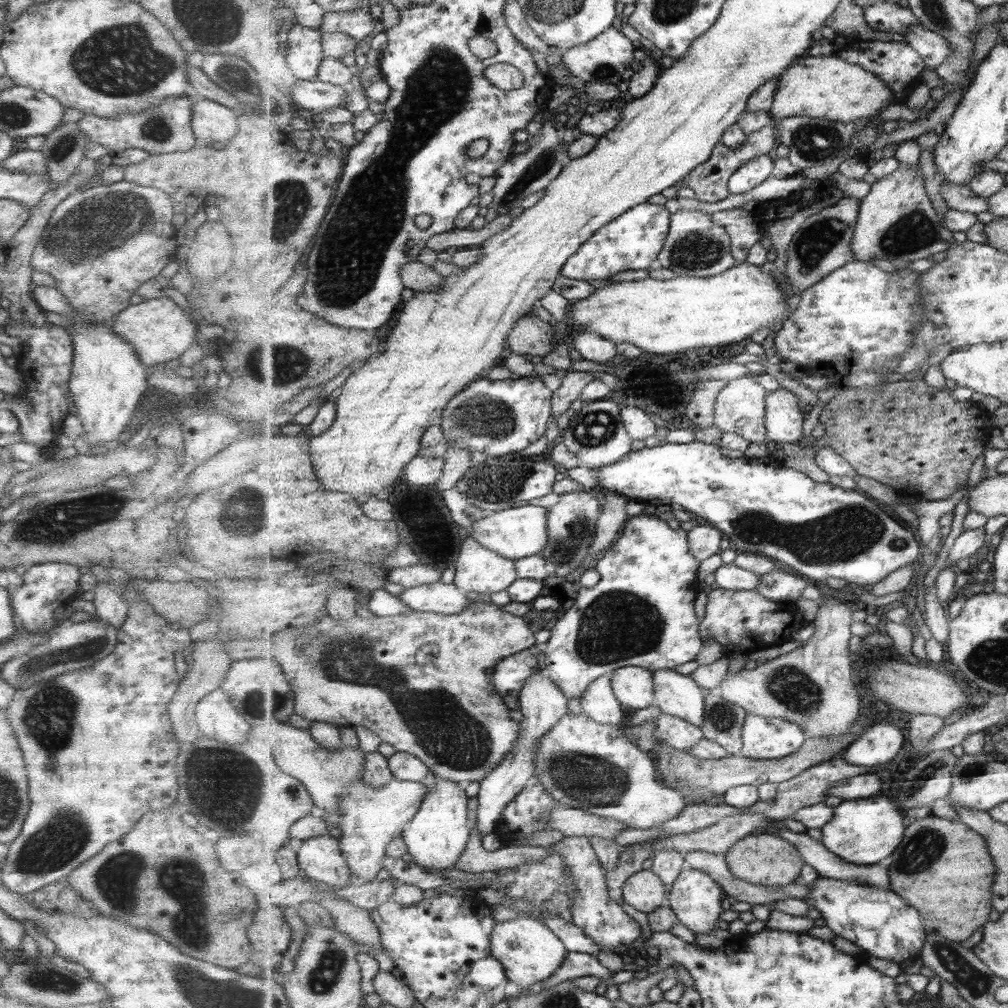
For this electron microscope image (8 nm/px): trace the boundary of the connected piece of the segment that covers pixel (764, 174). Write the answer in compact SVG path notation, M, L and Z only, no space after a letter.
M767 154L758 156L755 160L750 160L733 175L729 184L730 192L732 194L745 194L753 191L773 175L775 167L775 159Z

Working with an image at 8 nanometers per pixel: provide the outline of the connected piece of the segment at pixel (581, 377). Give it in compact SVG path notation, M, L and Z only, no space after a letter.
M571 371L567 372L563 377L563 384L554 392L552 398L552 416L554 421L559 418L563 412L571 412L569 406L580 398L582 390L595 380L595 376L587 371Z

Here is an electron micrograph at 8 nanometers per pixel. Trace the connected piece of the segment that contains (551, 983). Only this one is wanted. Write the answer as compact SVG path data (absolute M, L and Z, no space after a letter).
M568 952L568 957L565 962L561 965L561 968L555 972L551 978L547 980L542 980L534 984L532 988L525 990L525 995L531 993L539 993L543 990L547 991L566 980L571 980L574 978L584 977L584 976L598 976L601 978L605 984L613 985L614 972L605 968L595 955L583 952Z

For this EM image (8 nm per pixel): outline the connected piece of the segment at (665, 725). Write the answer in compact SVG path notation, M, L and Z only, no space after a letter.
M661 714L656 719L655 726L655 747L659 742L666 742L675 750L691 753L692 748L704 737L702 727L695 726L678 716Z

